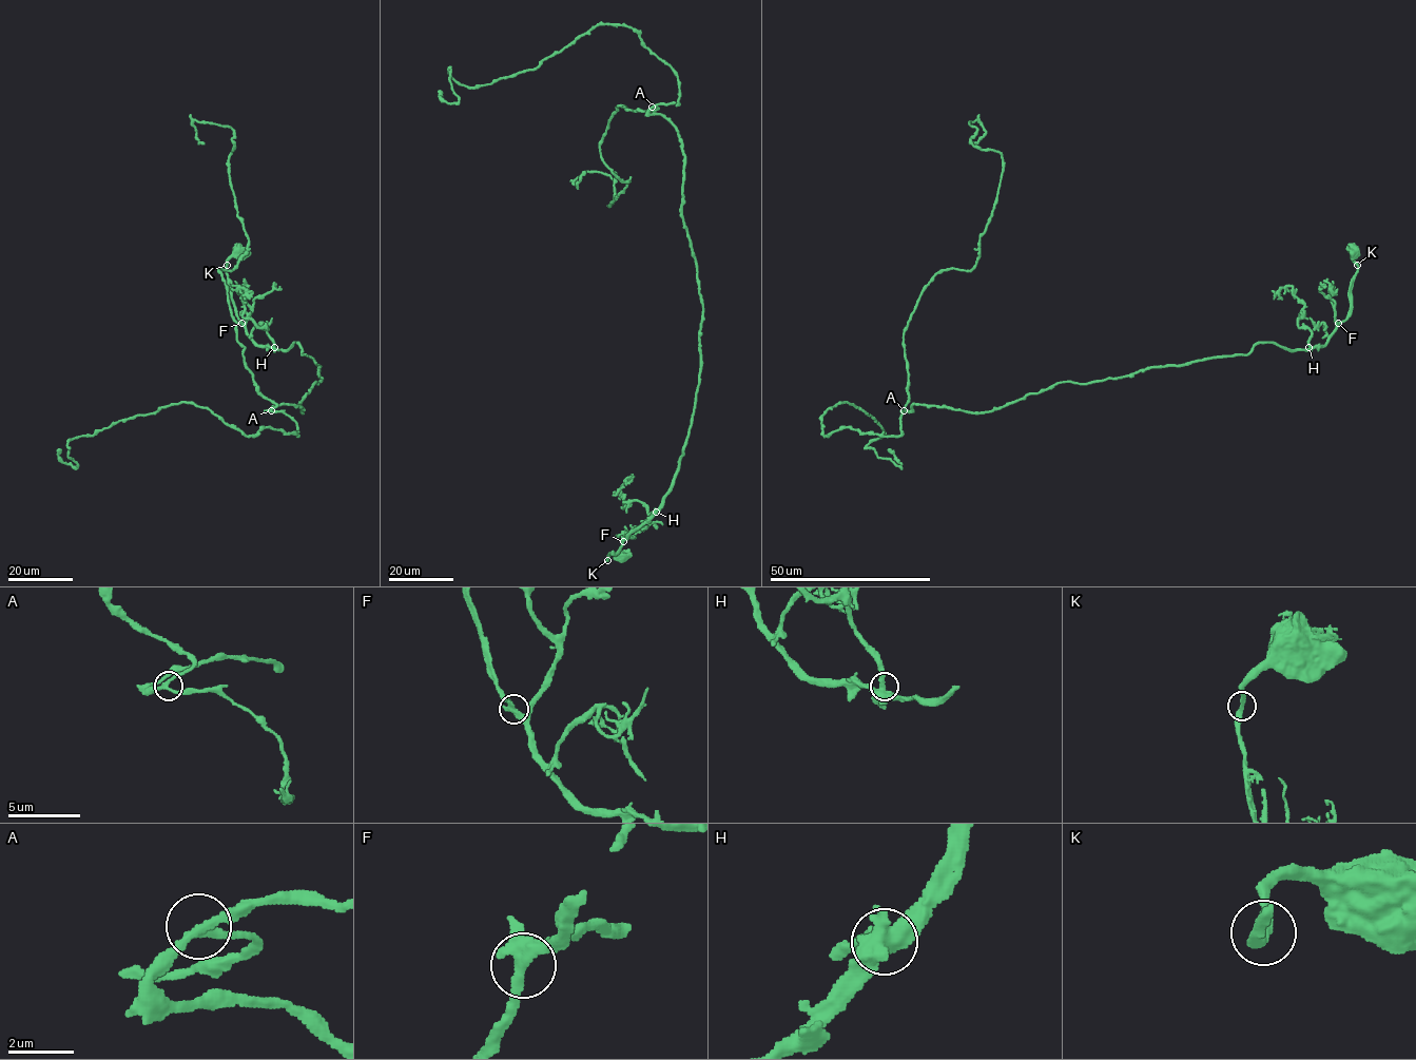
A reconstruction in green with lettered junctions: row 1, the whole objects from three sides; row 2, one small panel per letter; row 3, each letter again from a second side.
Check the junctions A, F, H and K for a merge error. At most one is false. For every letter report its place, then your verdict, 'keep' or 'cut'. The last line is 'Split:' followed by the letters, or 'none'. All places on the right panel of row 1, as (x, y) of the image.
A: at (904, 410); keep
F: at (1338, 323); keep
H: at (1308, 347); keep
K: at (1357, 265); keep
Split: none

